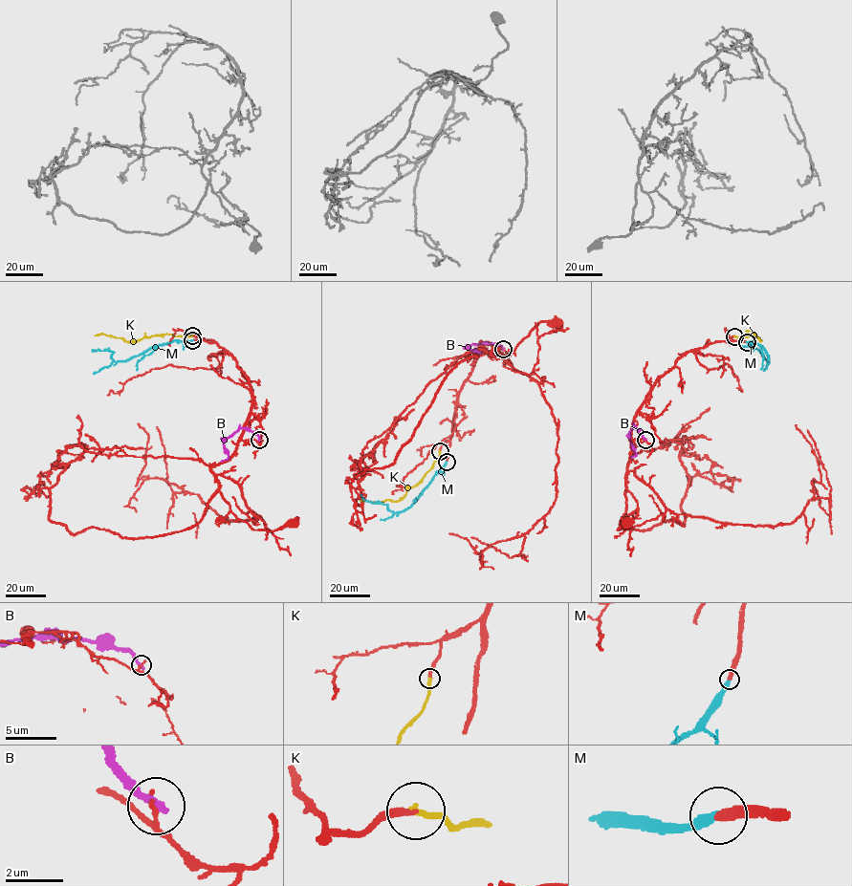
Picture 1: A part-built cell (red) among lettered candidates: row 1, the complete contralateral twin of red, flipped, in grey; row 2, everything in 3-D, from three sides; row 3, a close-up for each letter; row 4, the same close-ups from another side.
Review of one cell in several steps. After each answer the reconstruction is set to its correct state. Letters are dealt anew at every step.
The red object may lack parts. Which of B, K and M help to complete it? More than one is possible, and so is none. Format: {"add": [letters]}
{"add": ["K", "M"]}

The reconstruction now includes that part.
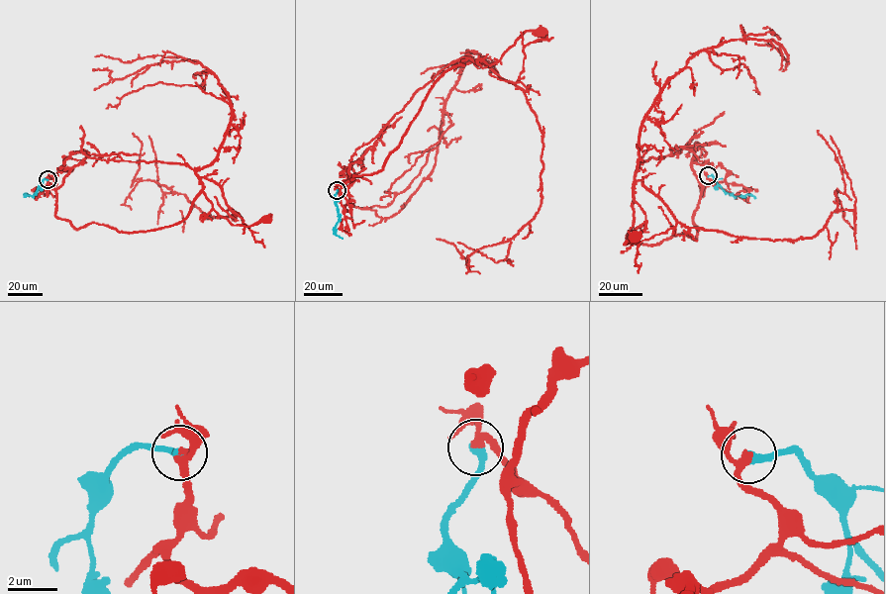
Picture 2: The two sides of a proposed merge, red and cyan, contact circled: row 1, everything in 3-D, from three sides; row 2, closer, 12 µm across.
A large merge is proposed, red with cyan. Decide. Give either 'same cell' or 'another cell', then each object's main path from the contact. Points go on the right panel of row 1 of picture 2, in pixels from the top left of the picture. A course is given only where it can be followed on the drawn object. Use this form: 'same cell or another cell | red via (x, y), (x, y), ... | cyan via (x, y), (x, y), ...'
same cell | red via (708, 175), (695, 239), (685, 232), (631, 243), (634, 198), (646, 223), (625, 244), (636, 237) | cyan via (708, 175), (726, 192), (737, 196), (750, 194), (754, 198)

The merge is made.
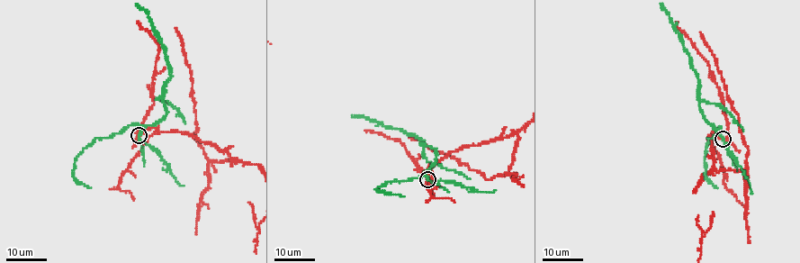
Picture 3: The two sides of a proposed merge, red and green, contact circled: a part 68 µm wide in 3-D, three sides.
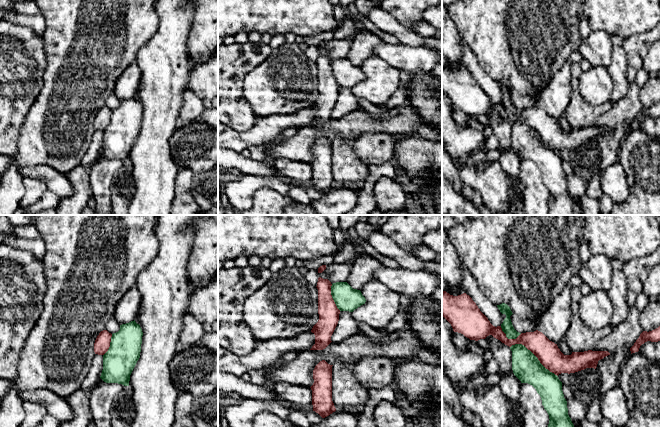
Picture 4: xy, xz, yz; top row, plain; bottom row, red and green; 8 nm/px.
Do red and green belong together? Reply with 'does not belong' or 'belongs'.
does not belong

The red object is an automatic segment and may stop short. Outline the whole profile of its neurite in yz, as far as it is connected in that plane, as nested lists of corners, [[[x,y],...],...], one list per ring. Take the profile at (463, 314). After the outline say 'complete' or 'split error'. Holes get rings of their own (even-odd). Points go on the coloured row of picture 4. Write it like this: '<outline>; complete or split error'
[[[442,291],[442,316],[451,324],[454,332],[461,333],[470,340],[478,341],[492,335],[509,347],[524,345],[546,369],[557,376],[586,368],[596,369],[598,361],[610,355],[608,351],[592,350],[564,355],[557,344],[538,330],[521,333],[516,339],[508,339],[501,326],[493,326],[466,293],[453,296]]]; complete

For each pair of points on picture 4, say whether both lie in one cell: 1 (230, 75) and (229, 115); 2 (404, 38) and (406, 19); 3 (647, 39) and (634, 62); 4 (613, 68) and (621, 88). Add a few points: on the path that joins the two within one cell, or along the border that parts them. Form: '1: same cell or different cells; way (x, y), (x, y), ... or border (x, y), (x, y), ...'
1: same cell; way (229, 85), (229, 105)
2: different cells; border (386, 12), (389, 12), (412, 31)
3: same cell; way (641, 44), (636, 49), (635, 56)
4: same cell; way (617, 73), (620, 83)

